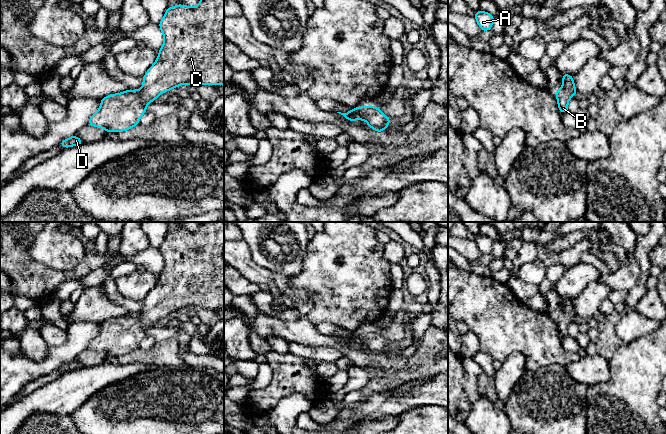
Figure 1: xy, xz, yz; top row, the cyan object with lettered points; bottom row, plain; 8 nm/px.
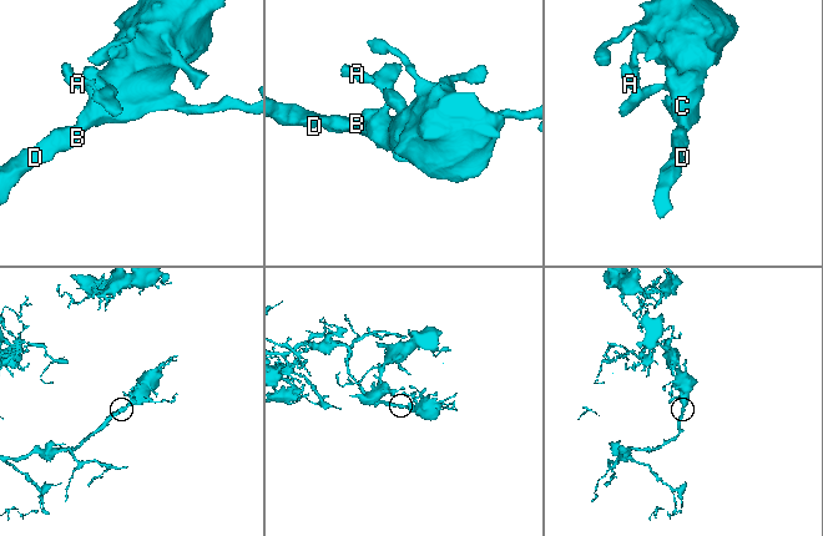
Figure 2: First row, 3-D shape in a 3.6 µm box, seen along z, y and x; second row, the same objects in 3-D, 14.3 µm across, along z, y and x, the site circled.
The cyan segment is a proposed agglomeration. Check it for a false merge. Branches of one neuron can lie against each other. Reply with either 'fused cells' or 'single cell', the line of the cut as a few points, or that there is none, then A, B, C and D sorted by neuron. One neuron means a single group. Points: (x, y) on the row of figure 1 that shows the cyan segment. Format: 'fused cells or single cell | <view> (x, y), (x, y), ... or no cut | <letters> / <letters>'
single cell | no cut | A B C D

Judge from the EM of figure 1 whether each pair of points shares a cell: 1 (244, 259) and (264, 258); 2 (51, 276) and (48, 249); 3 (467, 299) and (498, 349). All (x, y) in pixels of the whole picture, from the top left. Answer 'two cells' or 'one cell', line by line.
1: two cells
2: two cells
3: one cell

